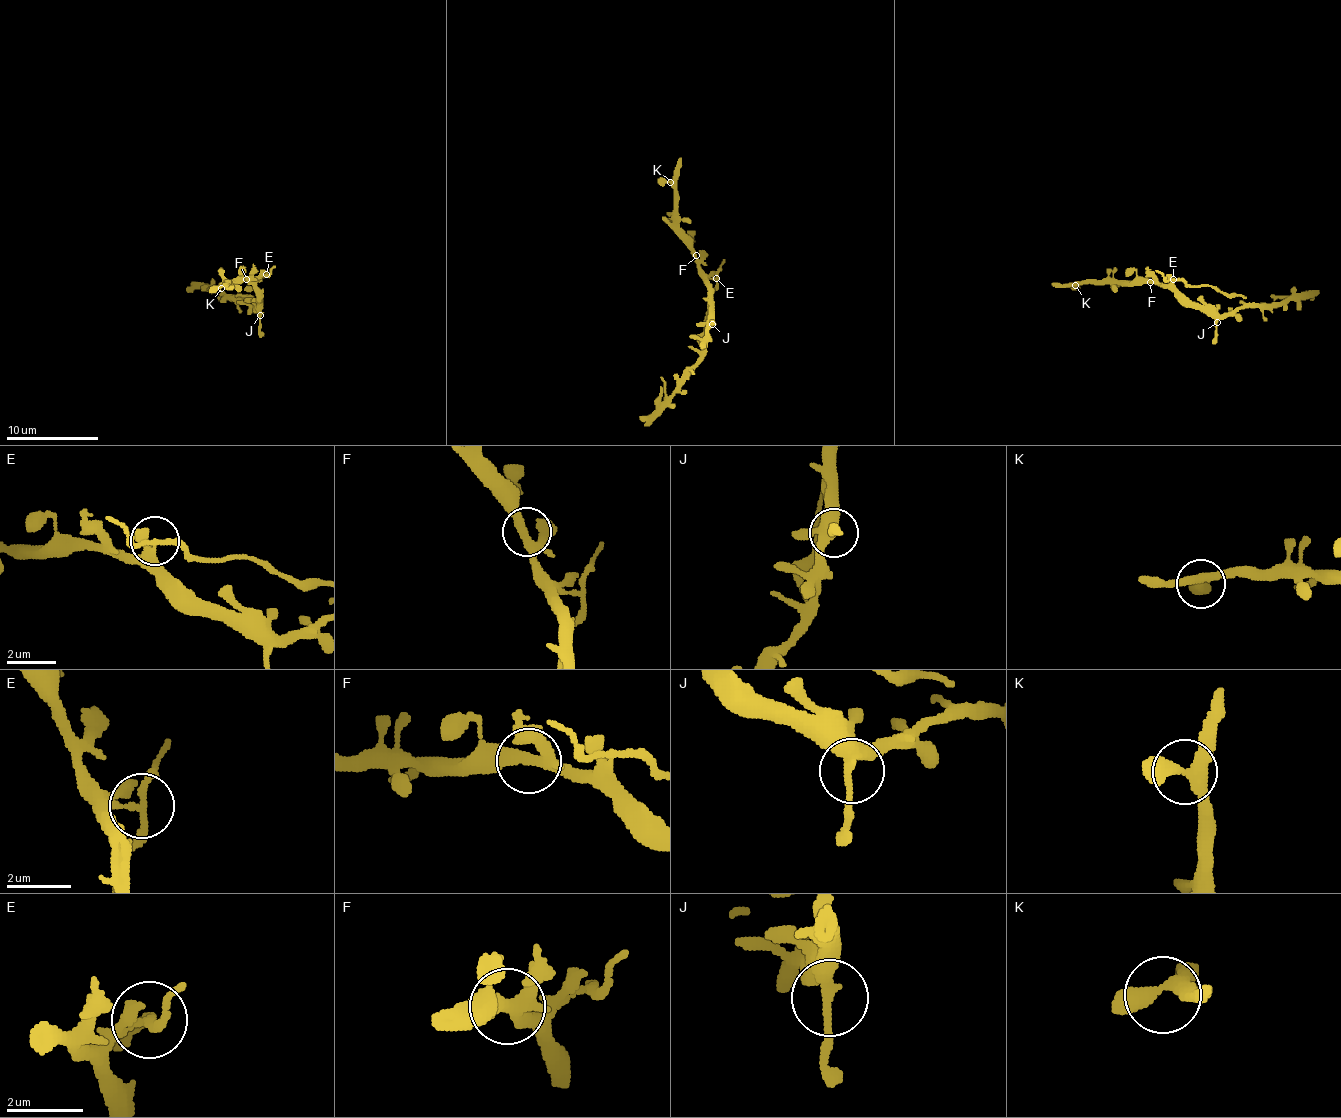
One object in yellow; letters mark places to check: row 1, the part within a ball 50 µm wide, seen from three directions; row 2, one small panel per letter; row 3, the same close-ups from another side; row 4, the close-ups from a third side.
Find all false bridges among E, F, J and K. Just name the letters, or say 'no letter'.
E

